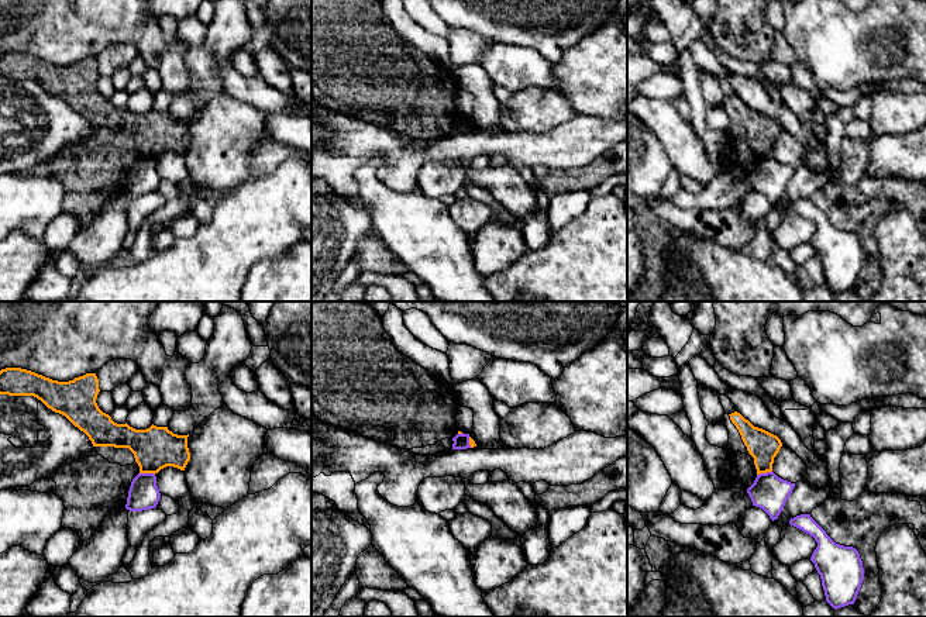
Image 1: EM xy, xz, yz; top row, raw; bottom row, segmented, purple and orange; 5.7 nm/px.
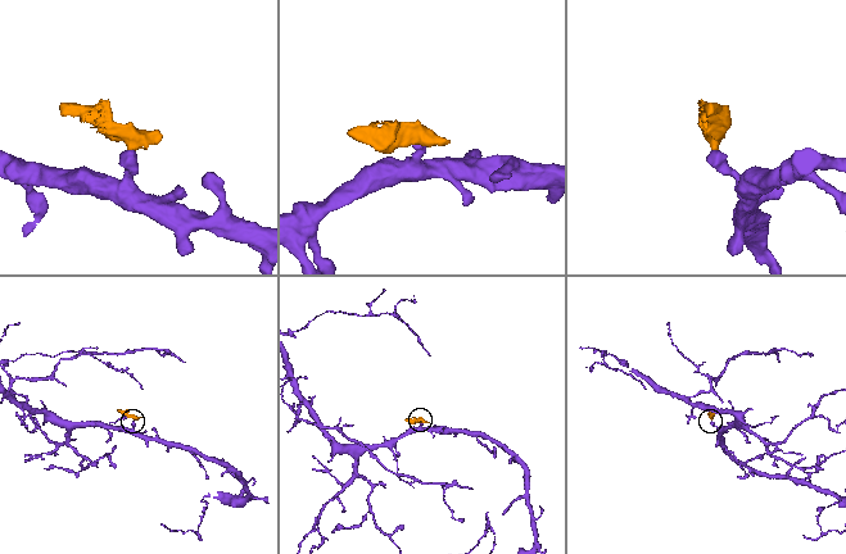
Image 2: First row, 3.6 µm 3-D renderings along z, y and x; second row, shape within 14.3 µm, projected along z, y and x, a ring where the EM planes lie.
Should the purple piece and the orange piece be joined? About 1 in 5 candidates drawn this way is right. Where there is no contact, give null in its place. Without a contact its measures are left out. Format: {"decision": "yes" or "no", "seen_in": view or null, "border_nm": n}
{"decision": "no", "seen_in": "xy", "border_nm": 90}

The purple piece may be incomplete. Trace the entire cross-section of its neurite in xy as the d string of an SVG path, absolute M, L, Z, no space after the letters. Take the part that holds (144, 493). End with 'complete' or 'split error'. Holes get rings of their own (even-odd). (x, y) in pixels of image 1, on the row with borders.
M138 473L130 486L125 509L142 511L155 509L161 499L154 473Z; complete

